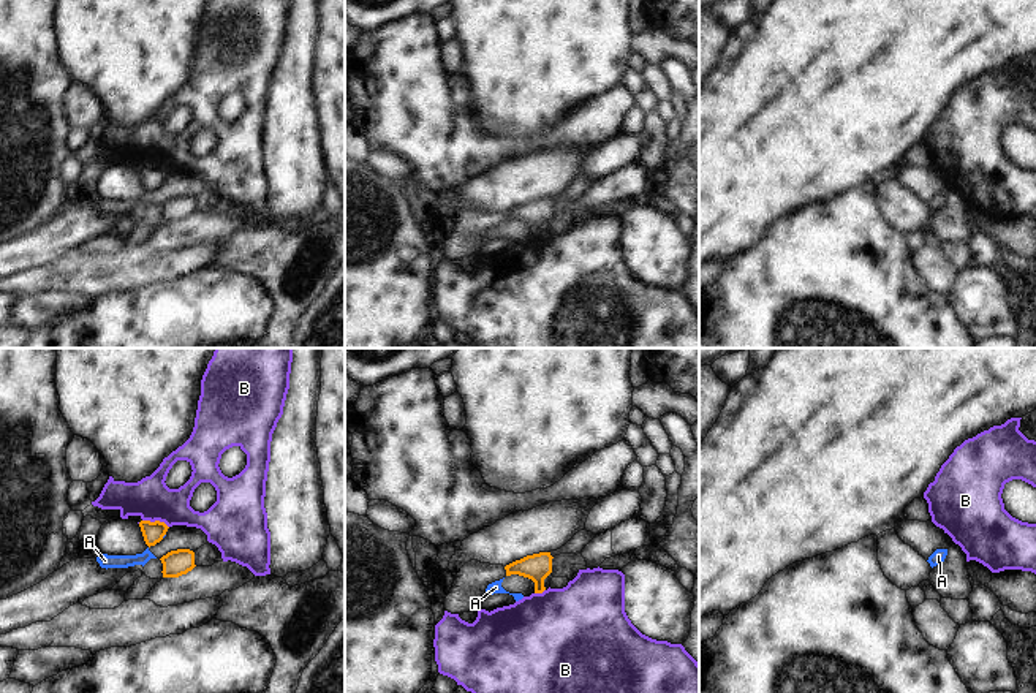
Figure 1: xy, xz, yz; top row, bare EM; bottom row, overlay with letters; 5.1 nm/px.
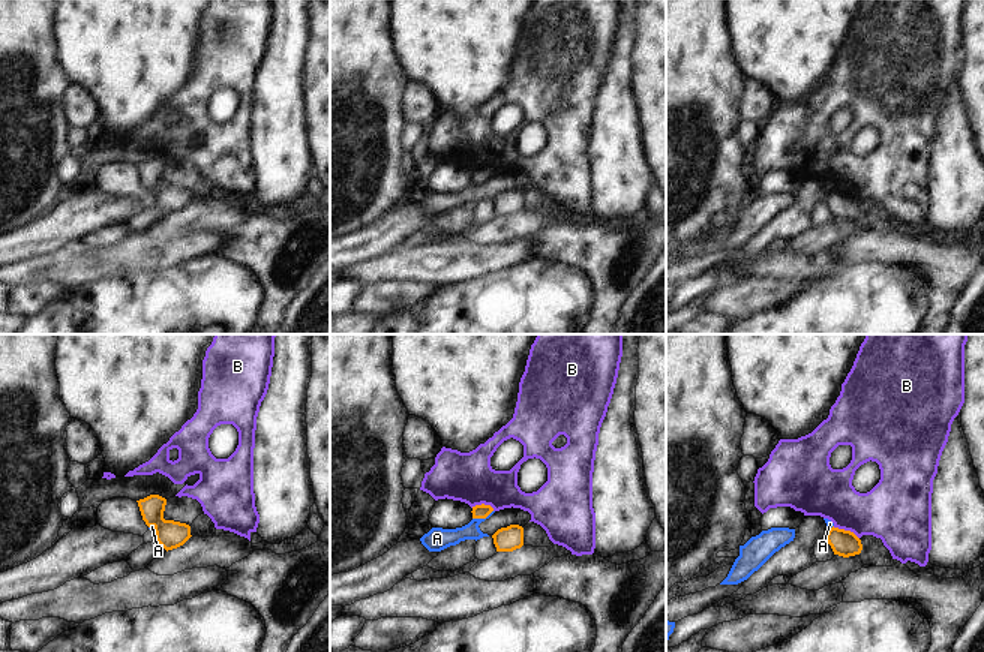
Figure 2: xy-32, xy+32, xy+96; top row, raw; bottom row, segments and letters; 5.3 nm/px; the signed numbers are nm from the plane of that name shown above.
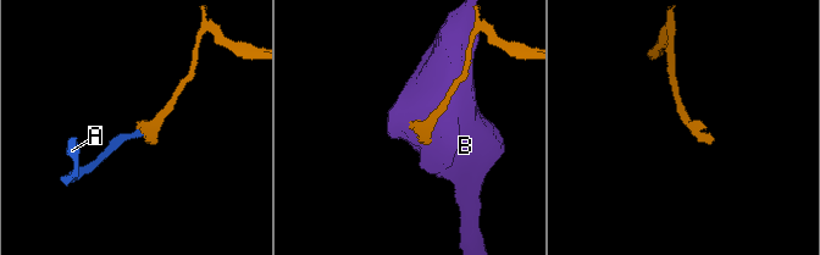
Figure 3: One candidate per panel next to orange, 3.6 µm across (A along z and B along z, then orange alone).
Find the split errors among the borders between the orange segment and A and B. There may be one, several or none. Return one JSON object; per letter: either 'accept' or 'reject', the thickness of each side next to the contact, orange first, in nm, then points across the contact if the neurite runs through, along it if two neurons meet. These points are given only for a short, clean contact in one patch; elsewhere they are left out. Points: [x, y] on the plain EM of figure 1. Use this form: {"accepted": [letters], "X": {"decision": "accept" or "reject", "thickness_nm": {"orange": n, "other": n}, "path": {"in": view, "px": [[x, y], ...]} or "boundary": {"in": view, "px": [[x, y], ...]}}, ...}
{"accepted": [], "A": {"decision": "reject", "thickness_nm": {"orange": 110, "other": 20}, "boundary": {"in": "xy", "px": [[165, 179], [162, 182]]}}, "B": {"decision": "reject", "thickness_nm": {"orange": 110, "other": 200}, "boundary": {"in": "xy", "px": [[143, 165], [162, 166], [168, 173]]}}}

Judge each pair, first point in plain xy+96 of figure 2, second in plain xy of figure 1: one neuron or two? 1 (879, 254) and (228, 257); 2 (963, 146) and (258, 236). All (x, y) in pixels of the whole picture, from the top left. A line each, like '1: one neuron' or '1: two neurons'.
1: one neuron
2: two neurons

